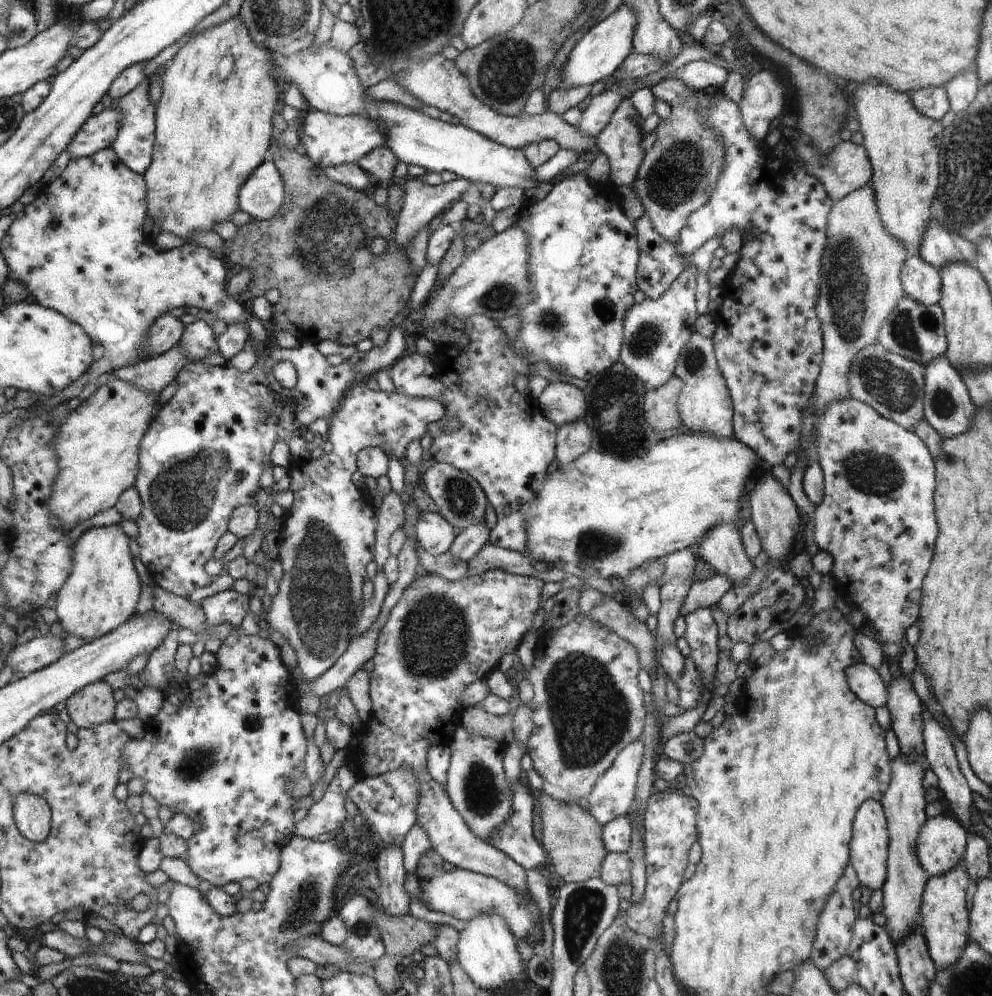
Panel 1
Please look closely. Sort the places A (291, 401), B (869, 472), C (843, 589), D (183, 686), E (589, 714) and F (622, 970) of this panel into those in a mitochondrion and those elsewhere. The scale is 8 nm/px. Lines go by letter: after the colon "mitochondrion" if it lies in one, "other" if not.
A: other
B: mitochondrion
C: other
D: other
E: mitochondrion
F: mitochondrion

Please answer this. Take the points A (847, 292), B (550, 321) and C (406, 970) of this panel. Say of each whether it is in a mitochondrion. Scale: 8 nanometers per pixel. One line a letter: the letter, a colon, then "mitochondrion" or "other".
A: mitochondrion
B: mitochondrion
C: other

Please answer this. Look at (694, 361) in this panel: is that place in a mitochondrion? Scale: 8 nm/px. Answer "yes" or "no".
yes

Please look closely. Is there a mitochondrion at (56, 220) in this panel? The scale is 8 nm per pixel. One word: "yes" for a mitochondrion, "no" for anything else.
yes

